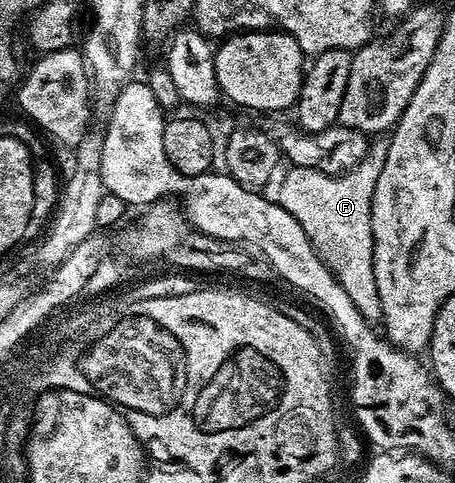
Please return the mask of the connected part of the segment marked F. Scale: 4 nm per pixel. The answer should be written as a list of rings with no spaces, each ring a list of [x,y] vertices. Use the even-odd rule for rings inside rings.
[[[371,143],[364,160],[353,170],[340,176],[326,176],[310,167],[291,167],[280,184],[277,203],[288,210],[301,224],[305,236],[315,251],[334,273],[348,293],[348,298],[360,311],[364,322],[377,327],[382,320],[379,288],[374,272],[374,239],[372,238],[371,208],[376,179],[387,157],[387,143]]]

